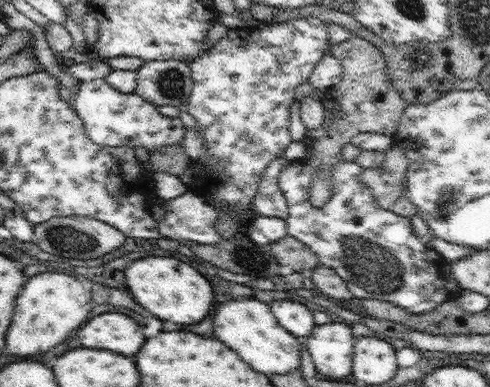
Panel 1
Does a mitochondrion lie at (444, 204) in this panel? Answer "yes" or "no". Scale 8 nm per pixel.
yes

